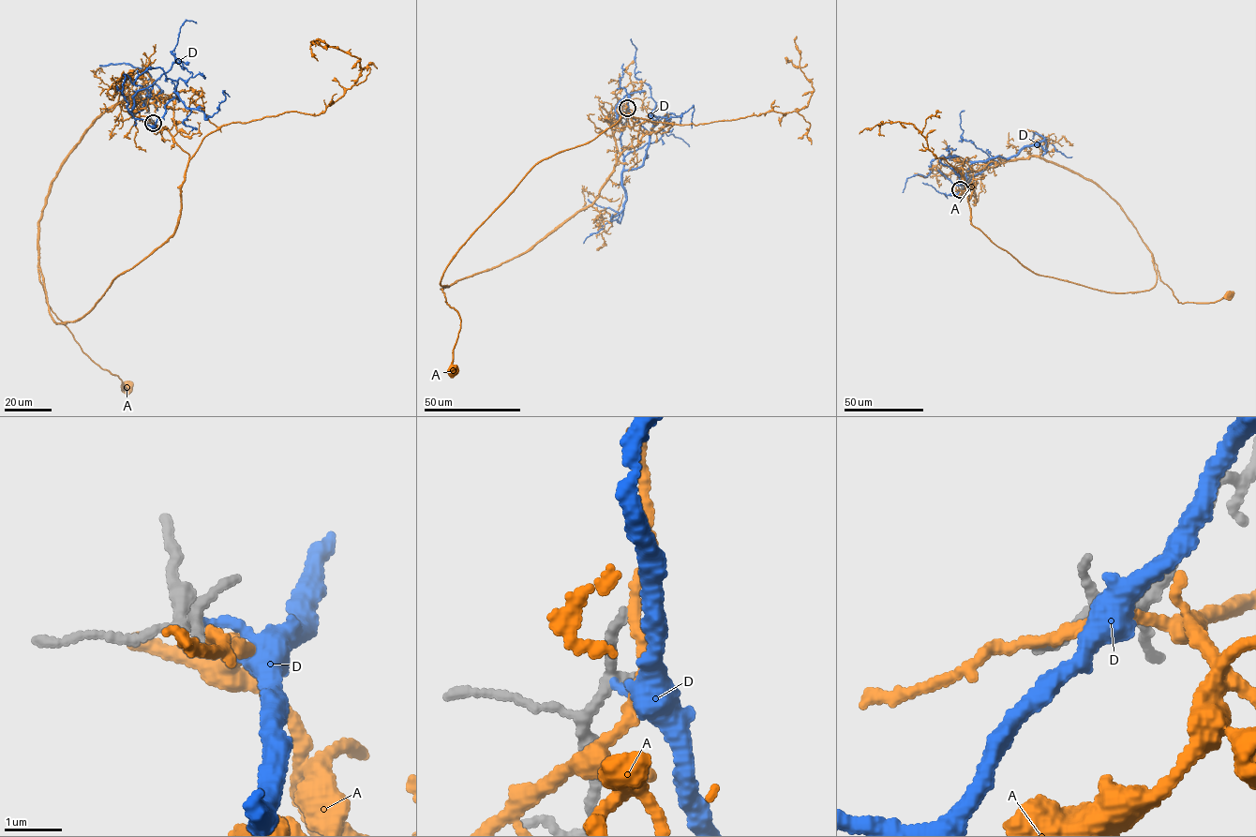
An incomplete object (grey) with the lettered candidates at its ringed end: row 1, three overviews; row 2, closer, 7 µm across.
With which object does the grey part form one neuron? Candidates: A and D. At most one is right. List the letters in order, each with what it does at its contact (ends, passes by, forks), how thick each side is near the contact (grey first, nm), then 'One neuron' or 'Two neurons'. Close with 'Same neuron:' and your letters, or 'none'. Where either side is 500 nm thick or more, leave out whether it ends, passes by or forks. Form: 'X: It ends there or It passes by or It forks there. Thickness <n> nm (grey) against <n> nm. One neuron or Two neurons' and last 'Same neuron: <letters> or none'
A: It passes by. Thickness 170 nm (grey) against 190 nm. Two neurons
D: It ends there. Thickness 160 nm (grey) against 140 nm. Two neurons
Same neuron: none

